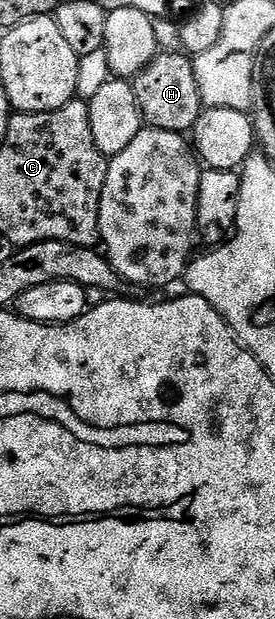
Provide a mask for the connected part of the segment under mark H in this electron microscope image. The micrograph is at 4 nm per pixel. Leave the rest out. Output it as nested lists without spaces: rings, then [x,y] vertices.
[[[159,52],[148,63],[148,67],[144,67],[133,77],[132,84],[143,122],[149,128],[186,135],[193,130],[196,119],[200,119],[204,106],[200,83],[196,83],[194,62],[185,52],[177,52]]]

